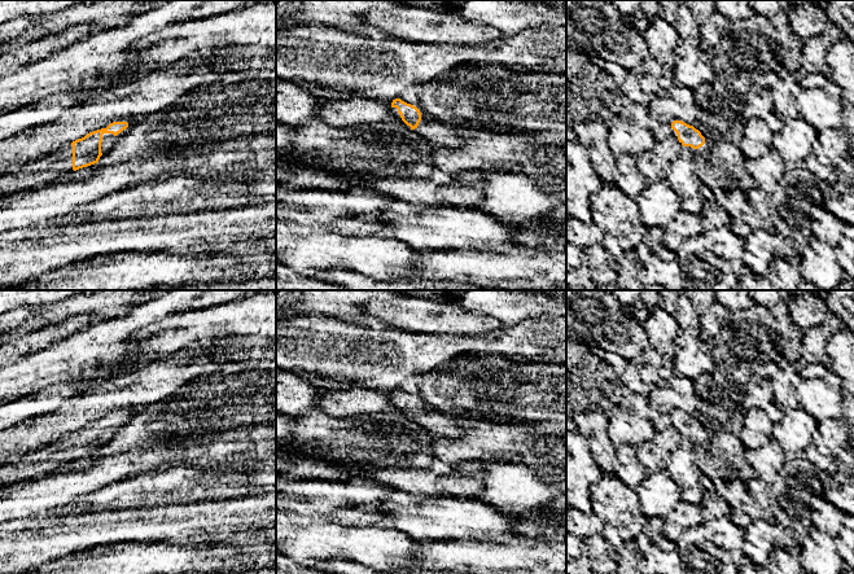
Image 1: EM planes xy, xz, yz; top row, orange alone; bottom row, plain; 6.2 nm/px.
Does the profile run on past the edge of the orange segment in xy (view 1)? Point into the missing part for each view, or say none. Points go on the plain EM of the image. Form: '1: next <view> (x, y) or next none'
1: next xy (57, 456)

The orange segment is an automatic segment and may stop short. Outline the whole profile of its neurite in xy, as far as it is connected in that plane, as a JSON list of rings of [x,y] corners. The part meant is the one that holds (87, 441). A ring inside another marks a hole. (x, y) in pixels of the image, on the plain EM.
[[[113,412],[54,443],[0,465],[0,486],[41,478],[66,469],[73,461],[95,455],[135,416]]]

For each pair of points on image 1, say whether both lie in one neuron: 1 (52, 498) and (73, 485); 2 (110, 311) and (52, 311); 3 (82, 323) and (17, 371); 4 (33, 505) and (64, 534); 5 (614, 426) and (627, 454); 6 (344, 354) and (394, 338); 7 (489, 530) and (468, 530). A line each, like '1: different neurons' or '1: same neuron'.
1: same neuron
2: same neuron
3: different neurons
4: different neurons
5: different neurons
6: same neuron
7: same neuron

